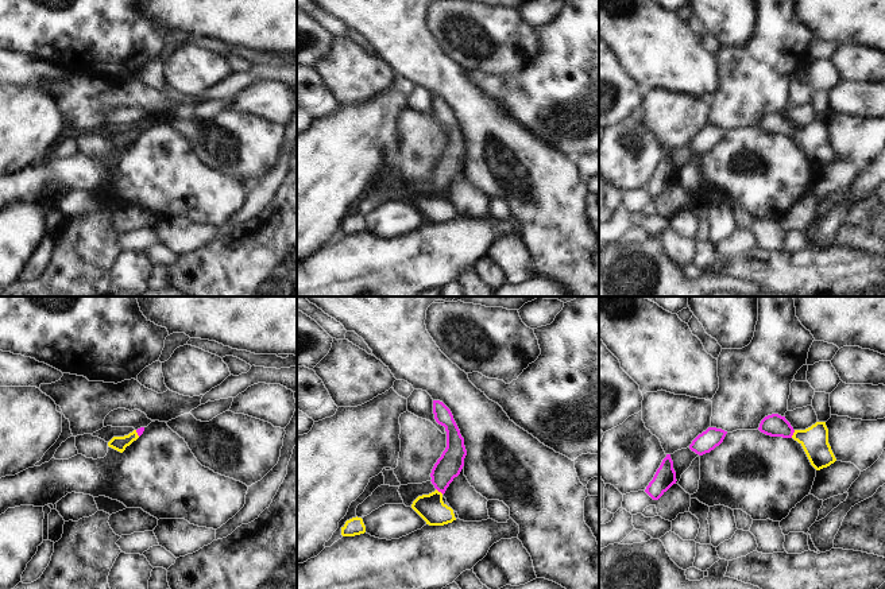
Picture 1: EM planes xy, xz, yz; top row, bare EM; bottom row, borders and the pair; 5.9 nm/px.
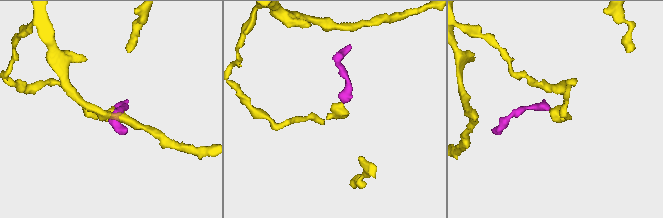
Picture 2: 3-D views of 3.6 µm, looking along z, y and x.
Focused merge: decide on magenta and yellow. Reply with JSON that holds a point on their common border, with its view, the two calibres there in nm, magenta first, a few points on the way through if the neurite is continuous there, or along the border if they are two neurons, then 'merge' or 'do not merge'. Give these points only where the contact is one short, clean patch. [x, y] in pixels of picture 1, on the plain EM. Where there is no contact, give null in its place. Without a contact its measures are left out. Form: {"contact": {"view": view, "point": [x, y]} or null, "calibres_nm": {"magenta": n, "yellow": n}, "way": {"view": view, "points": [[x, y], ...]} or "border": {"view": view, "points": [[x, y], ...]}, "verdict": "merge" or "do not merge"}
{"contact": {"view": "yz", "point": [792, 132]}, "calibres_nm": {"magenta": 140, "yellow": 160}, "way": {"view": "yz", "points": [[775, 123], [792, 132], [814, 138]]}, "verdict": "merge"}

